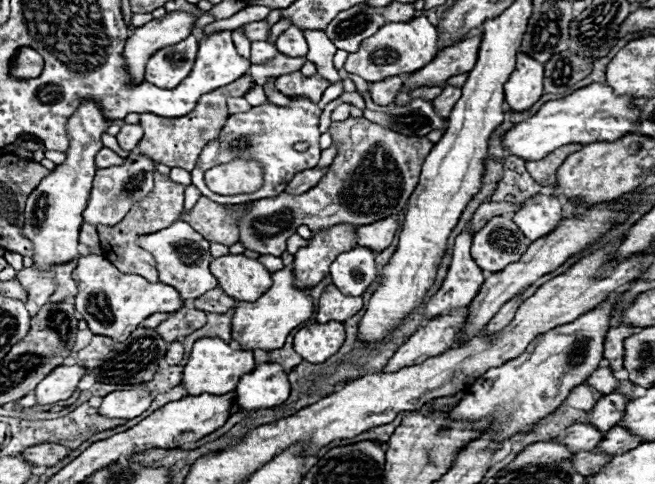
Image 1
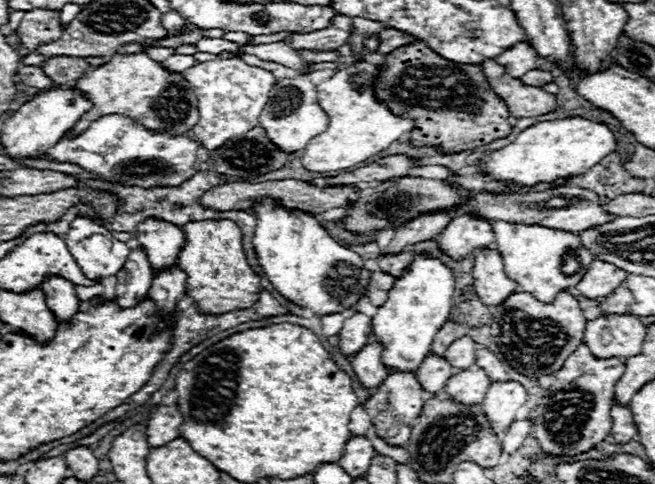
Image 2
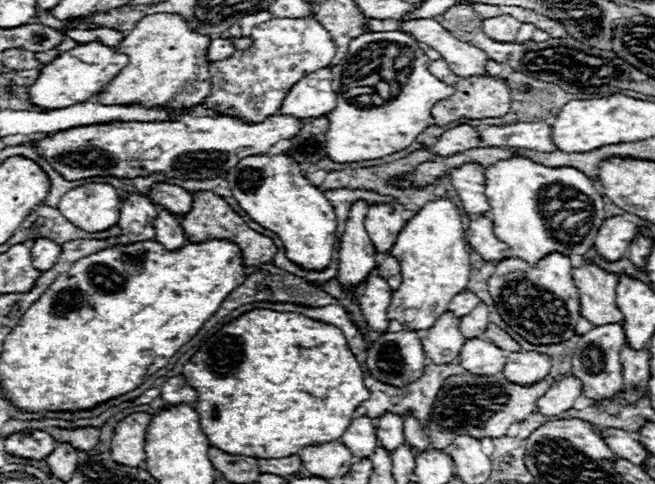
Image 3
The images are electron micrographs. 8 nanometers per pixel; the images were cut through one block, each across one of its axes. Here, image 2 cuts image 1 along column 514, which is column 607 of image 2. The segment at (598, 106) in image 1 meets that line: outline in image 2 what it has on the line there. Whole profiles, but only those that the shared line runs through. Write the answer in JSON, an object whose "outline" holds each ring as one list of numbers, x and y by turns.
{"outline":[[572,116,562,120,538,122,526,128,524,132,518,134,518,138,510,146,490,152,486,160,480,164,480,170,490,172,494,180,518,182,530,186,530,184,550,182,558,178,582,176,614,150,616,150,616,138,606,124]]}

